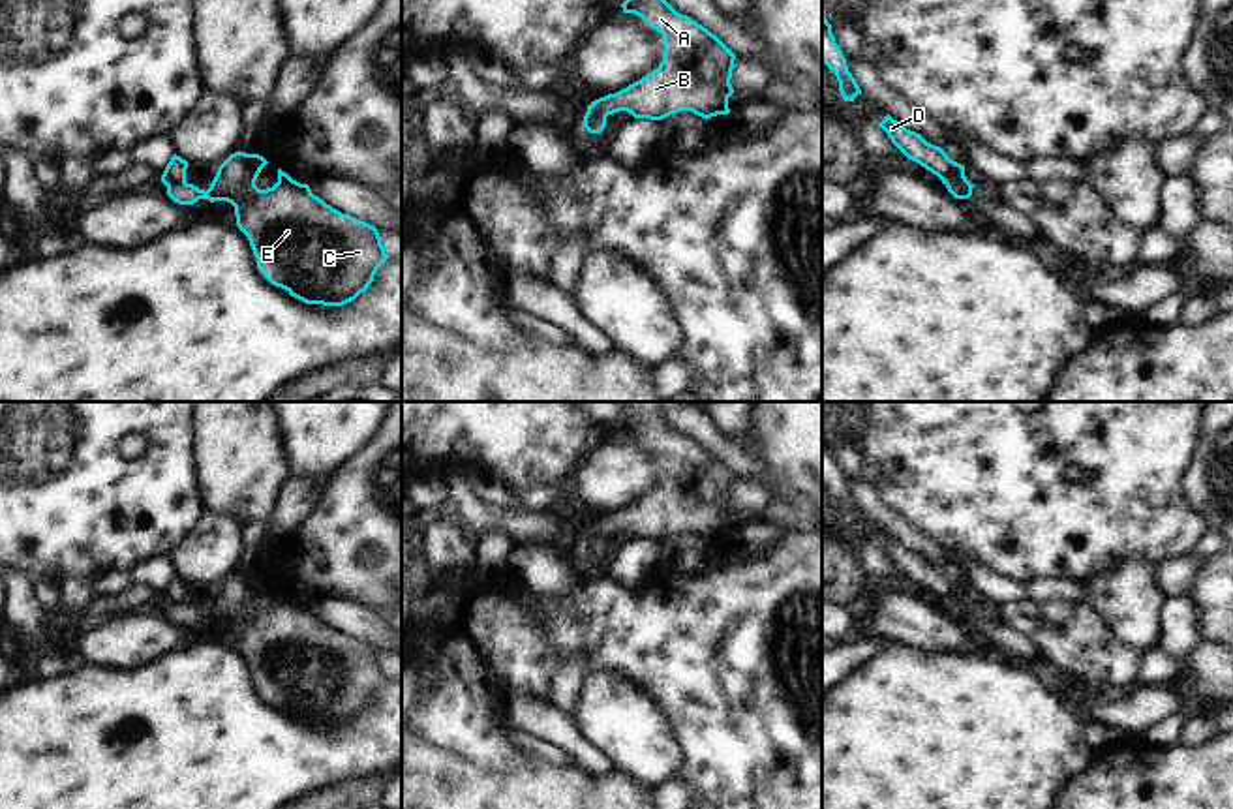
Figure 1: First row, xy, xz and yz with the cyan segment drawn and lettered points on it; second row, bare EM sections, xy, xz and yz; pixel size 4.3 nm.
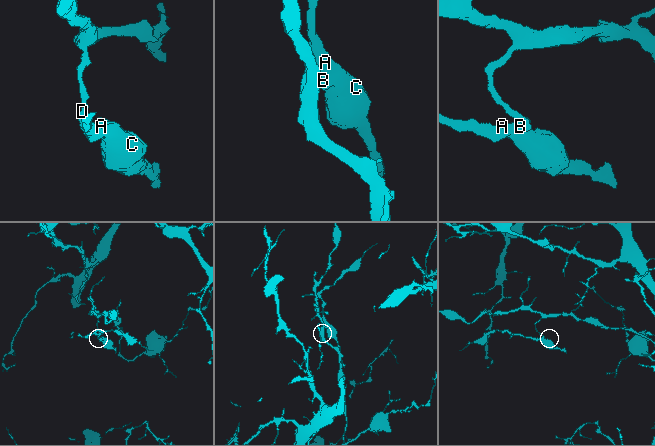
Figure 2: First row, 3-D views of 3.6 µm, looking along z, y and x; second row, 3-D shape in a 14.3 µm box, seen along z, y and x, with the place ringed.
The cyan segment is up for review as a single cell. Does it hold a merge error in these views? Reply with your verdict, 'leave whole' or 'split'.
split

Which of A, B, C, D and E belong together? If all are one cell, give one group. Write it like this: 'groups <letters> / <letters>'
groups A B C E / D

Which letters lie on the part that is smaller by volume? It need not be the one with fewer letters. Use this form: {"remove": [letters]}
{"remove": ["A", "B", "C", "E"]}

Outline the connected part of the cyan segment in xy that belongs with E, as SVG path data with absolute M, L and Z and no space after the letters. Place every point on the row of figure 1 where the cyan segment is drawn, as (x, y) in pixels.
M235 152L220 167L210 188L199 190L193 184L167 186L167 195L178 205L193 205L199 199L227 201L235 206L236 225L248 237L259 272L276 287L285 289L291 297L306 304L343 306L364 293L377 268L388 259L377 229L349 214L327 205L312 193L308 184L293 180L278 169L278 182L272 188L259 190L255 180L268 161L259 154Z

